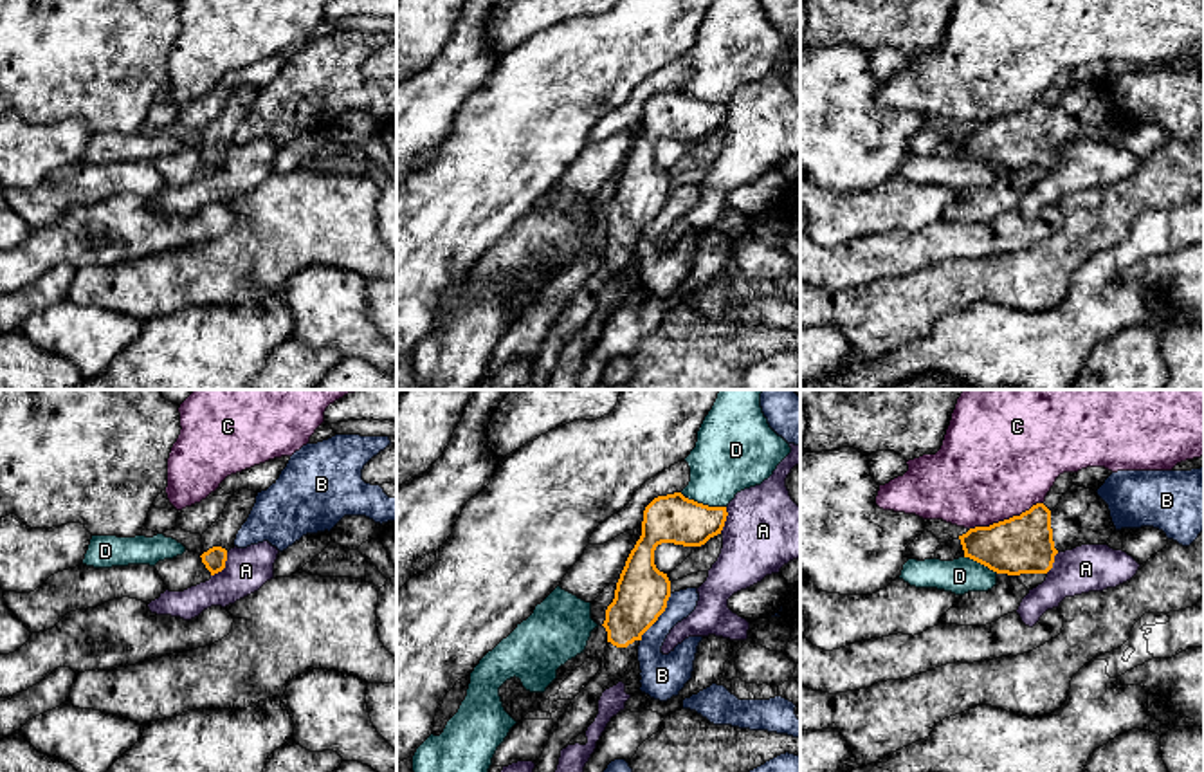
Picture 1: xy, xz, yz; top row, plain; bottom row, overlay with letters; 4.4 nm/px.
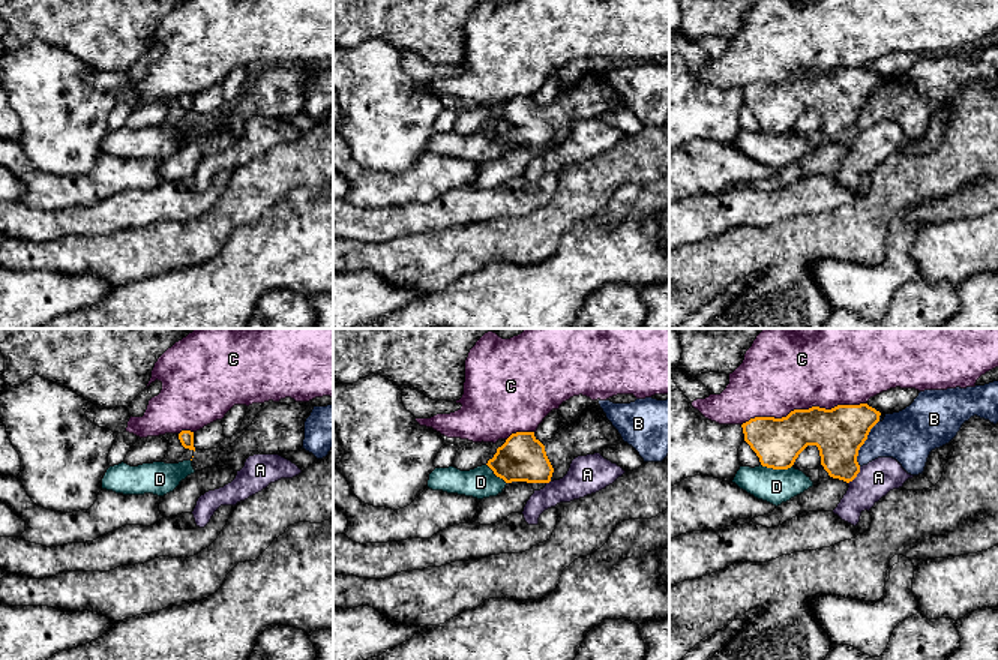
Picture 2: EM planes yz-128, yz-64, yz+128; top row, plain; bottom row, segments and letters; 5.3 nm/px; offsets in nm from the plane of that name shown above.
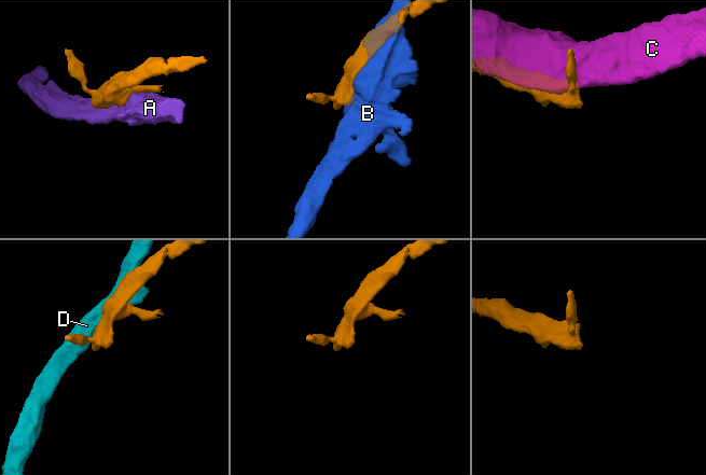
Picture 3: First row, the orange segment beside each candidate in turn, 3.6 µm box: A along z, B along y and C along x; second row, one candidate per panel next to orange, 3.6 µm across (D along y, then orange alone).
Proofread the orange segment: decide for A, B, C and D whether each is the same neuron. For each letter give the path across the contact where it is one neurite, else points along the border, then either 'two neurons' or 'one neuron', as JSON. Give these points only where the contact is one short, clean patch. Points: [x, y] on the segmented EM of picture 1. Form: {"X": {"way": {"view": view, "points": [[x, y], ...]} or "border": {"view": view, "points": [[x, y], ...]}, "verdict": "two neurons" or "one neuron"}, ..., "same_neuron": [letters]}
{"A": {"verdict": "two neurons"}, "B": {"verdict": "two neurons"}, "C": {"verdict": "two neurons"}, "D": {"verdict": "two neurons"}, "same_neuron": []}

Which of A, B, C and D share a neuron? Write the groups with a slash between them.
A / B / C / D

